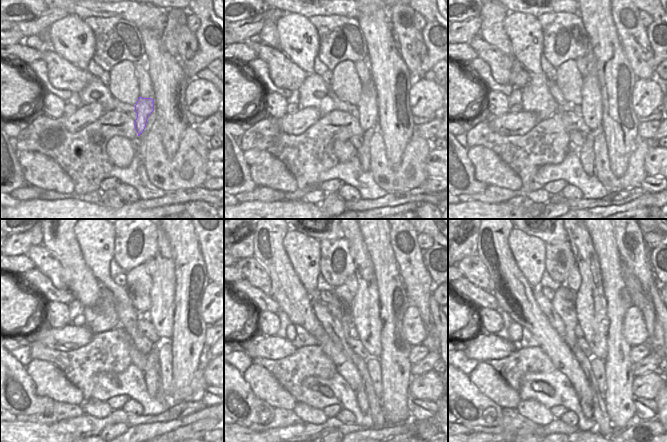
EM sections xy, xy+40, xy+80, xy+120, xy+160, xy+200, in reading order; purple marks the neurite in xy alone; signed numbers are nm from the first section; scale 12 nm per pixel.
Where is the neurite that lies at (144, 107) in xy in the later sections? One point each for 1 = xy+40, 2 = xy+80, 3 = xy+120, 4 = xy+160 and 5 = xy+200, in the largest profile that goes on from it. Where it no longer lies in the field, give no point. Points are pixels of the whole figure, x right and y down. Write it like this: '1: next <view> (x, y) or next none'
1: next xy+40 (367, 106)
2: next xy+80 (591, 104)
3: next xy+120 (142, 318)
4: next xy+160 (365, 307)
5: next xy+200 (591, 306)

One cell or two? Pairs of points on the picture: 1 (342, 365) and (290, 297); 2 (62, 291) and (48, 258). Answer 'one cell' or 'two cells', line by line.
1: one cell
2: one cell

